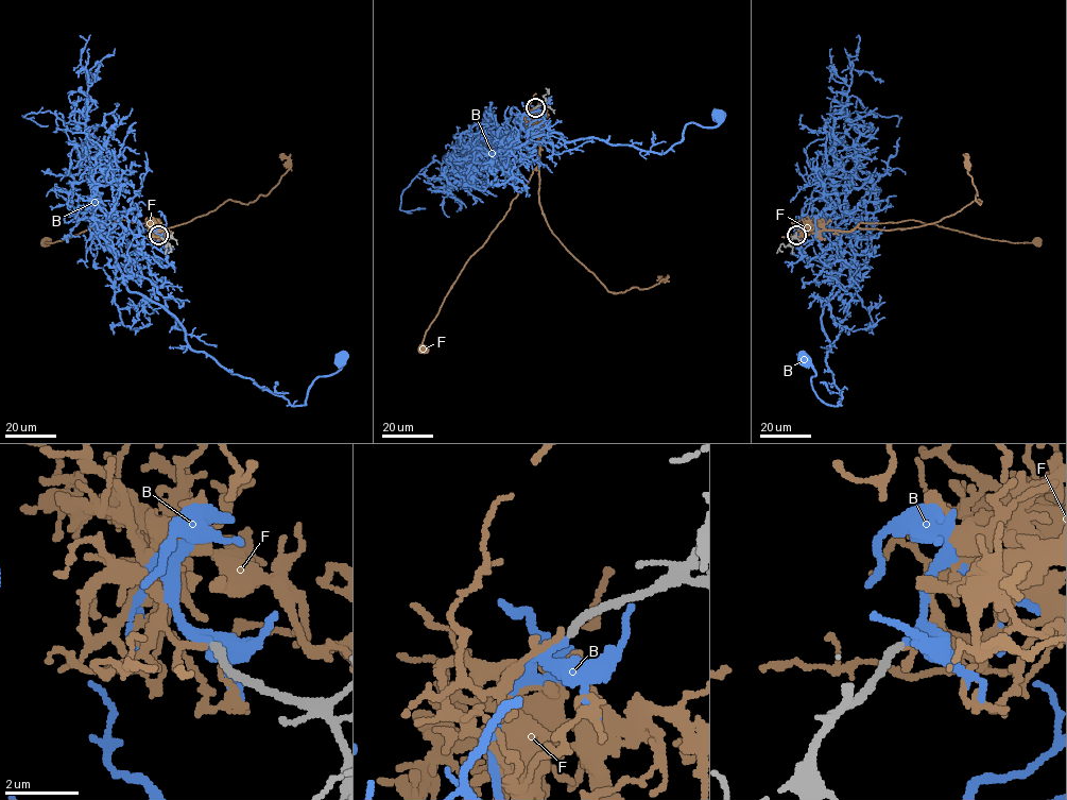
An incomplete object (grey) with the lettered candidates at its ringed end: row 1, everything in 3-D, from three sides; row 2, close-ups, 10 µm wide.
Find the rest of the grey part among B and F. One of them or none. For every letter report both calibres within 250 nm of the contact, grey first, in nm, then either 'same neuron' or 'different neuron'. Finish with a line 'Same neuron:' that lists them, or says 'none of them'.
B: calibres 220 and 160 nm; same neuron
F: calibres 240 and 110 nm; different neuron
Same neuron: B

